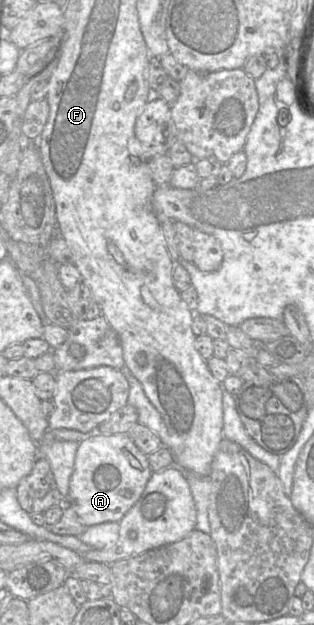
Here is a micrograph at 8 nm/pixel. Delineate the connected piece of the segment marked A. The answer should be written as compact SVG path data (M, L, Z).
M127 434L86 435L78 445L69 491L63 505L73 508L86 528L105 522L119 522L144 492L152 472L148 456L139 450Z

